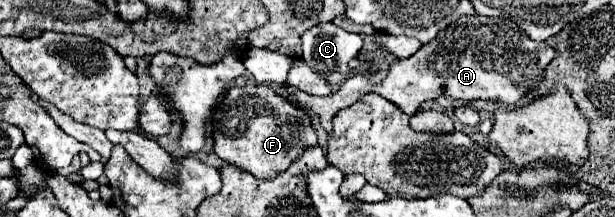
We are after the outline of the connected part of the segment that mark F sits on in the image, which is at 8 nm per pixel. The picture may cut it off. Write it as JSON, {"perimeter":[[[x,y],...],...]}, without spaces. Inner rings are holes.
{"perimeter":[[[244,85],[232,87],[222,103],[216,105],[212,117],[214,129],[214,153],[264,181],[280,171],[286,171],[292,161],[298,159],[300,151],[318,145],[318,133],[312,125],[312,117],[302,109],[280,97],[268,85]]]}

